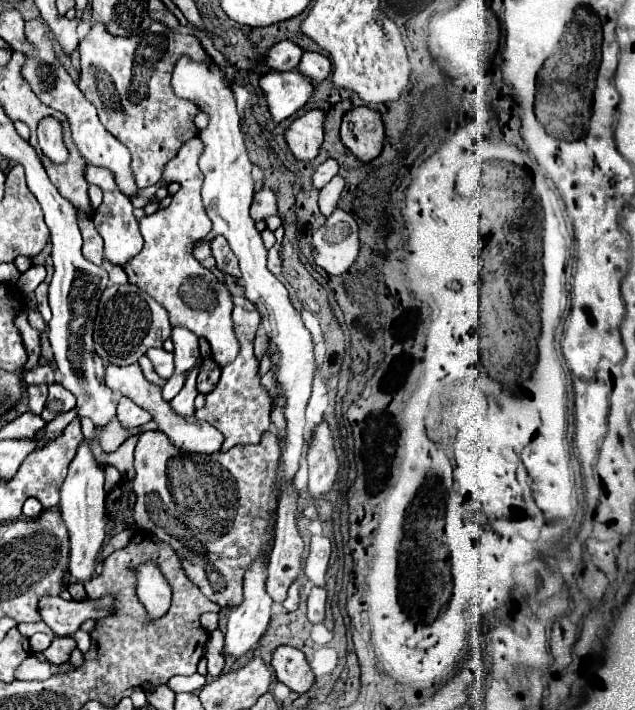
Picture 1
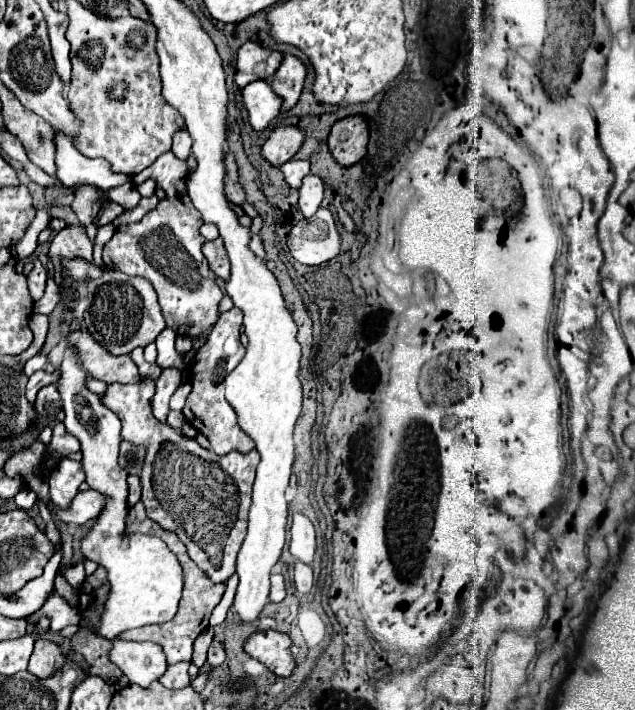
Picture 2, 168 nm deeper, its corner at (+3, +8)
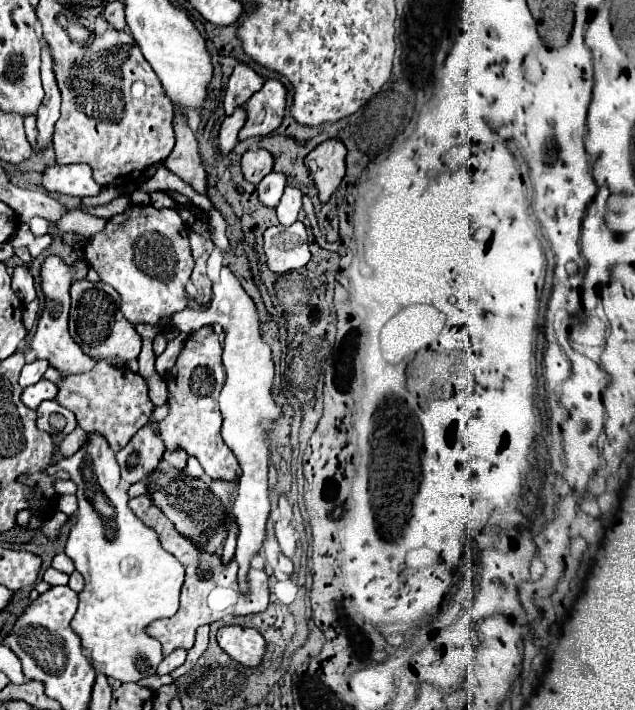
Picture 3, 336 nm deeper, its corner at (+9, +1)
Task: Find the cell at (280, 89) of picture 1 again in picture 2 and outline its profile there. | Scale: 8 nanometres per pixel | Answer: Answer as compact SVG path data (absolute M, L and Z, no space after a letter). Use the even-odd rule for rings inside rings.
M256 80L242 90L244 104L248 108L250 124L254 130L264 130L272 118L280 114L280 96L272 92L268 80Z

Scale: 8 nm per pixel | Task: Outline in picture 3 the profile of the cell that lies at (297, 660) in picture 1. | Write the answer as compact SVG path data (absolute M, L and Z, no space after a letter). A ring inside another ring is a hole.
M228 625L220 627L216 633L218 645L238 663L246 667L256 667L262 661L264 655L264 637L252 629L252 627L240 627L240 625Z

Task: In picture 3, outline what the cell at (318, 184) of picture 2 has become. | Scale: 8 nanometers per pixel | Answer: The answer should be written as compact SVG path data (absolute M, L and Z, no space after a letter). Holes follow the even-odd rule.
M286 187L280 203L276 205L276 215L278 215L280 225L284 225L284 227L292 225L300 213L300 209L302 209L302 193L296 187Z

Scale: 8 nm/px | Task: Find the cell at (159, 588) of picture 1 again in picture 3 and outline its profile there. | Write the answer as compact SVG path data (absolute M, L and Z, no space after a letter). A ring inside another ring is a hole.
M90 435L90 443L86 447L82 447L78 453L74 453L72 457L64 457L60 459L56 465L52 465L46 469L46 473L56 473L58 469L66 471L70 475L70 479L78 485L78 491L76 491L76 499L78 499L78 513L76 513L76 521L70 529L70 535L68 535L68 541L66 541L66 555L76 563L76 571L84 577L84 589L78 593L80 597L80 603L78 603L78 611L72 619L72 627L74 631L80 635L82 639L82 647L90 653L90 659L96 667L100 667L100 671L106 675L106 677L114 677L122 683L128 683L128 681L138 681L138 679L144 679L148 675L154 675L156 673L156 667L158 663L162 661L162 645L152 639L150 635L146 635L146 627L160 618L172 617L176 611L178 611L178 597L180 597L180 587L182 587L182 581L184 581L184 567L182 563L164 551L164 547L158 543L158 535L154 533L152 527L146 527L128 507L128 493L122 489L120 485L120 469L118 469L118 463L116 463L116 457L112 453L112 449L108 447L106 439L102 435Z

